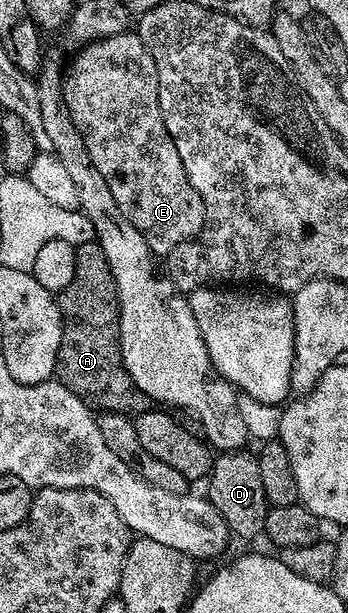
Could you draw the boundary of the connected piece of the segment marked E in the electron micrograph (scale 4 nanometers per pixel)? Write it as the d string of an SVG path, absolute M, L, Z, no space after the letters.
M136 33L98 39L80 48L76 54L77 60L70 67L68 64L63 75L65 104L71 113L71 121L75 121L83 137L95 169L103 173L103 181L107 181L111 188L111 197L121 218L139 229L154 256L168 256L175 245L200 235L205 227L205 206L183 169L183 161L179 157L179 149L175 149L171 133L167 133L167 125L159 109L155 61Z

